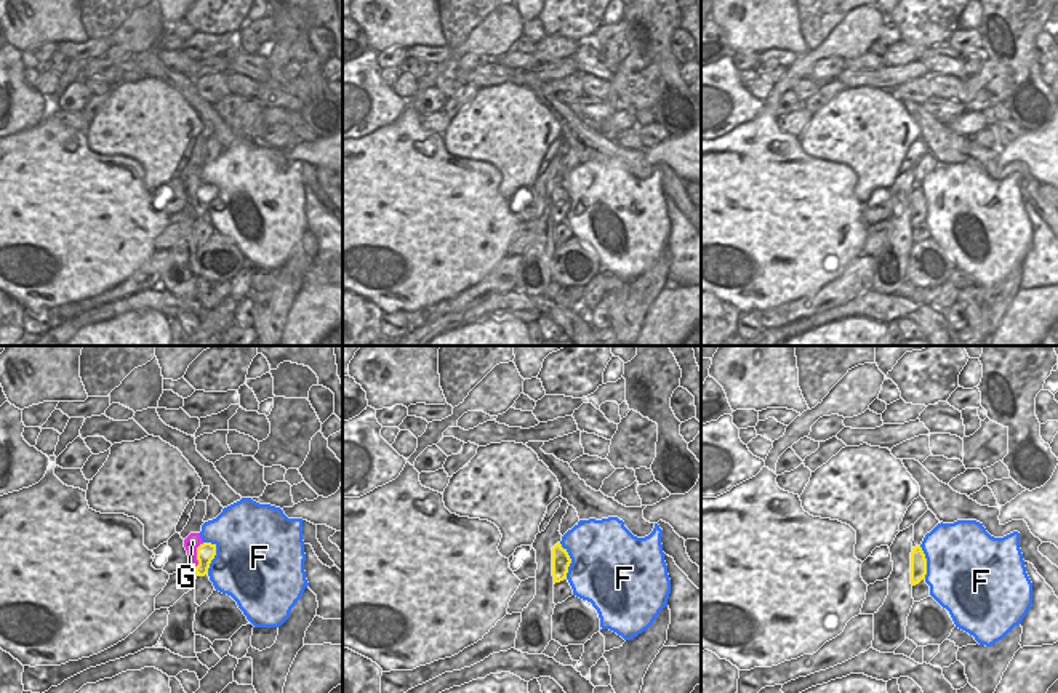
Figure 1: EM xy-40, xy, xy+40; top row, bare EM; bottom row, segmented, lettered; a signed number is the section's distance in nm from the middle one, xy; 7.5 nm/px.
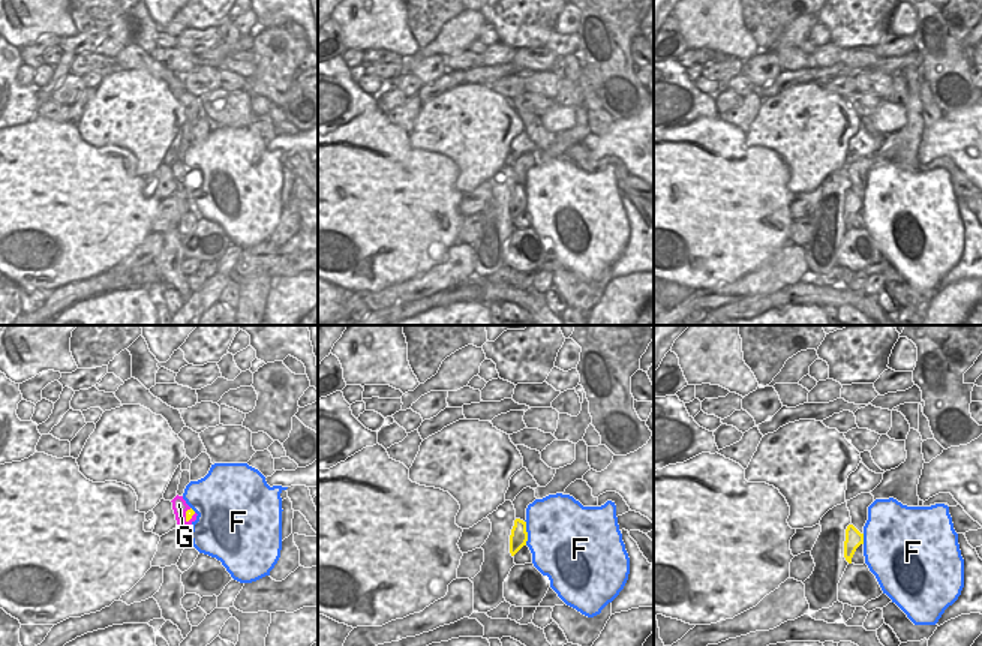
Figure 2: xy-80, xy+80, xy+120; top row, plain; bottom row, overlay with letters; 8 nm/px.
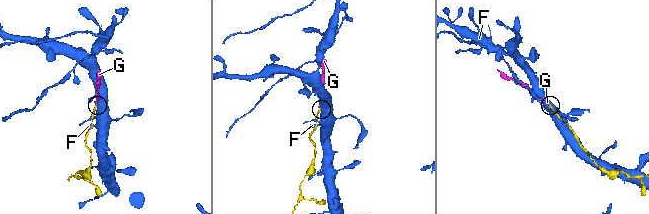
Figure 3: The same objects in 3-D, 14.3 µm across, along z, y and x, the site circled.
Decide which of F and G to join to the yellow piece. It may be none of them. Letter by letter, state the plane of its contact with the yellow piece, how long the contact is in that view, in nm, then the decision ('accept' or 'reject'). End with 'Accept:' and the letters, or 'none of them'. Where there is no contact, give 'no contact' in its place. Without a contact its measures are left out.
F: xy-40 | 240 nm | reject
G: xy-40 | 200 nm | accept
Accept: G

